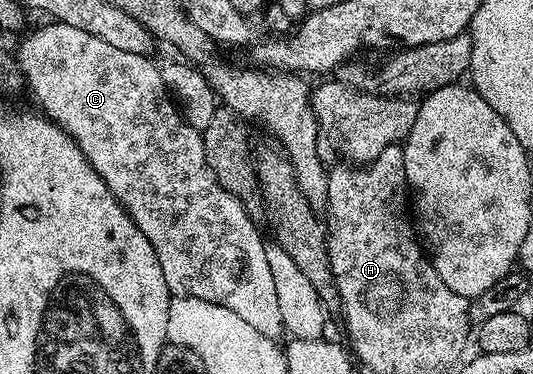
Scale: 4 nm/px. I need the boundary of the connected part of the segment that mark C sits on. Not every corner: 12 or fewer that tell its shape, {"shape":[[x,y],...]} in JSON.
{"shape":[[60,23],[40,112],[155,247],[174,297],[286,330],[266,238],[158,62]]}

